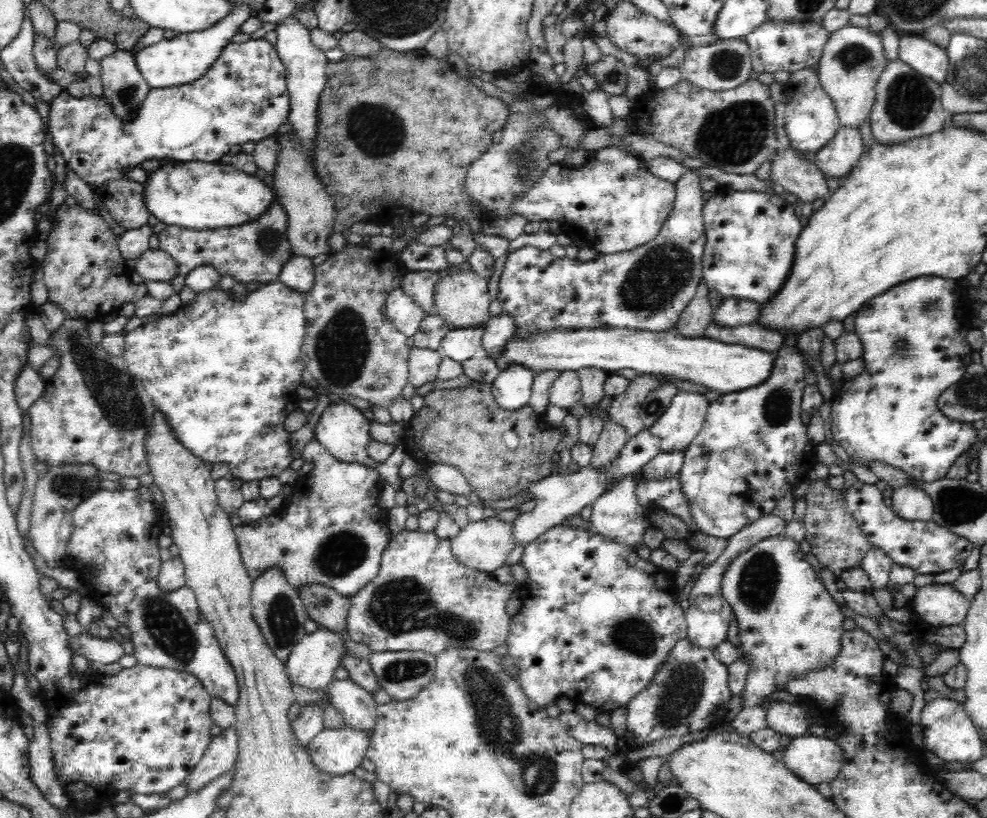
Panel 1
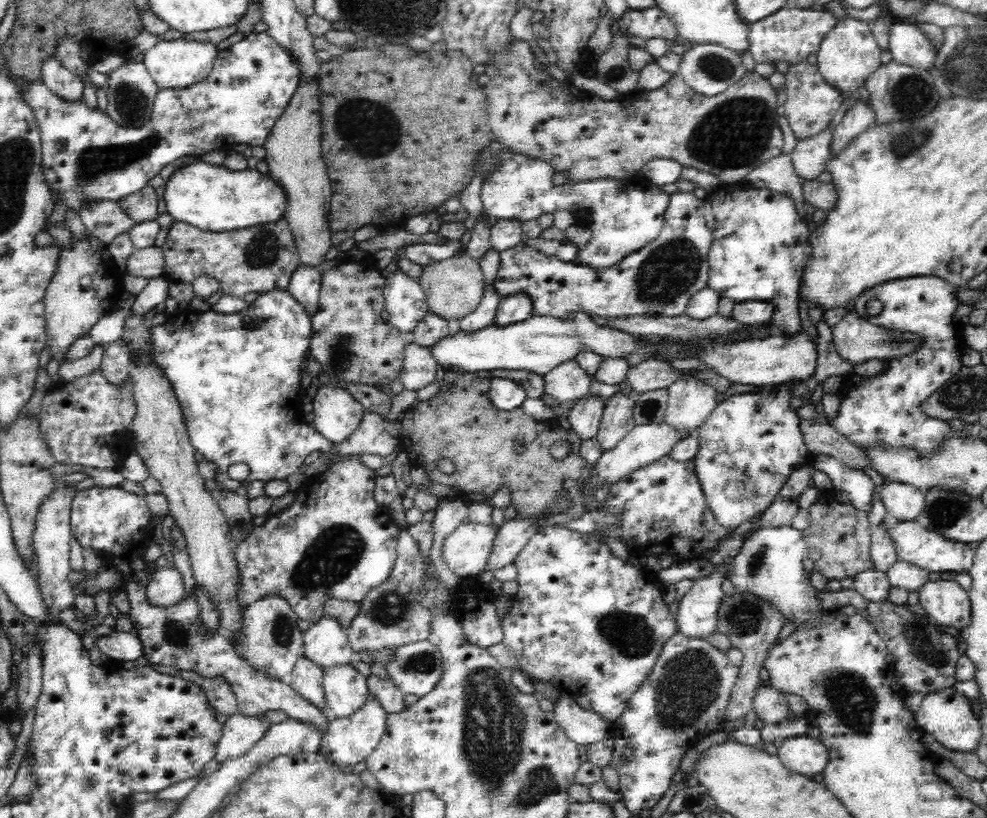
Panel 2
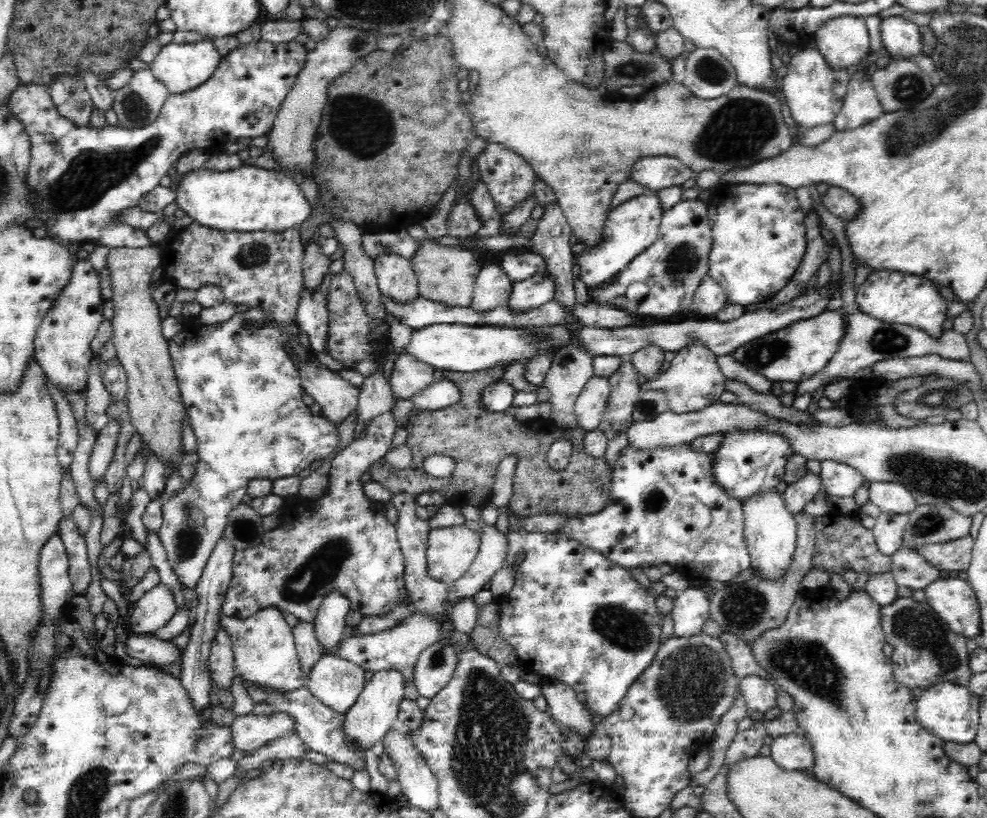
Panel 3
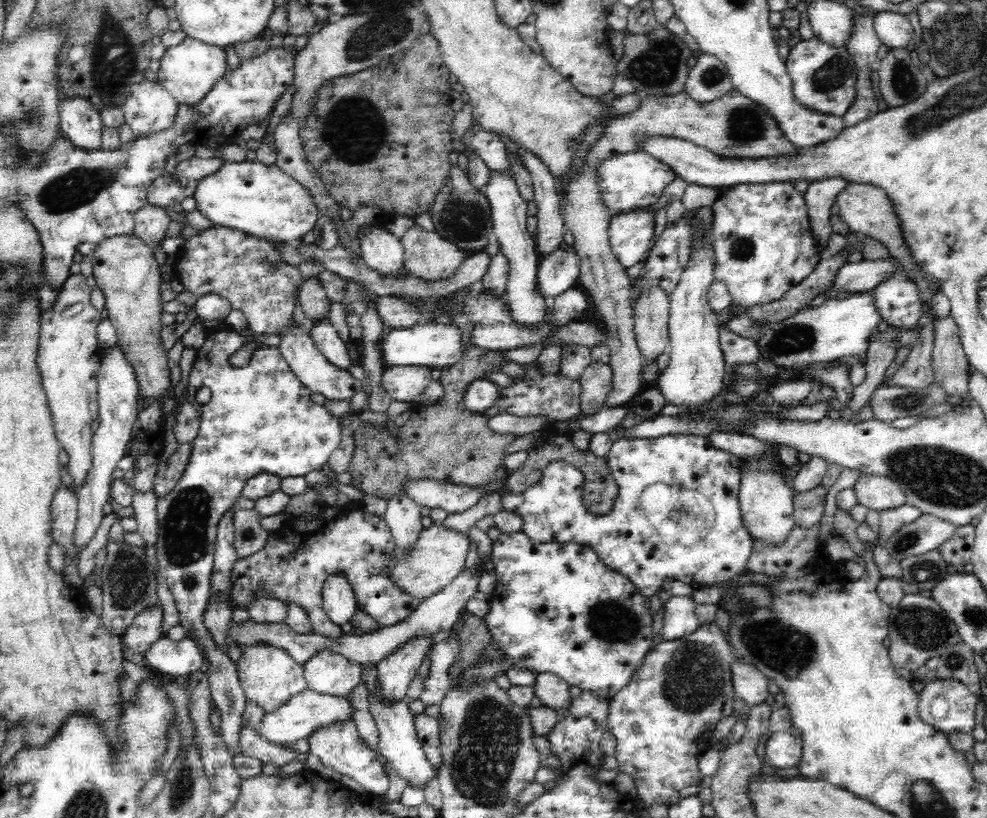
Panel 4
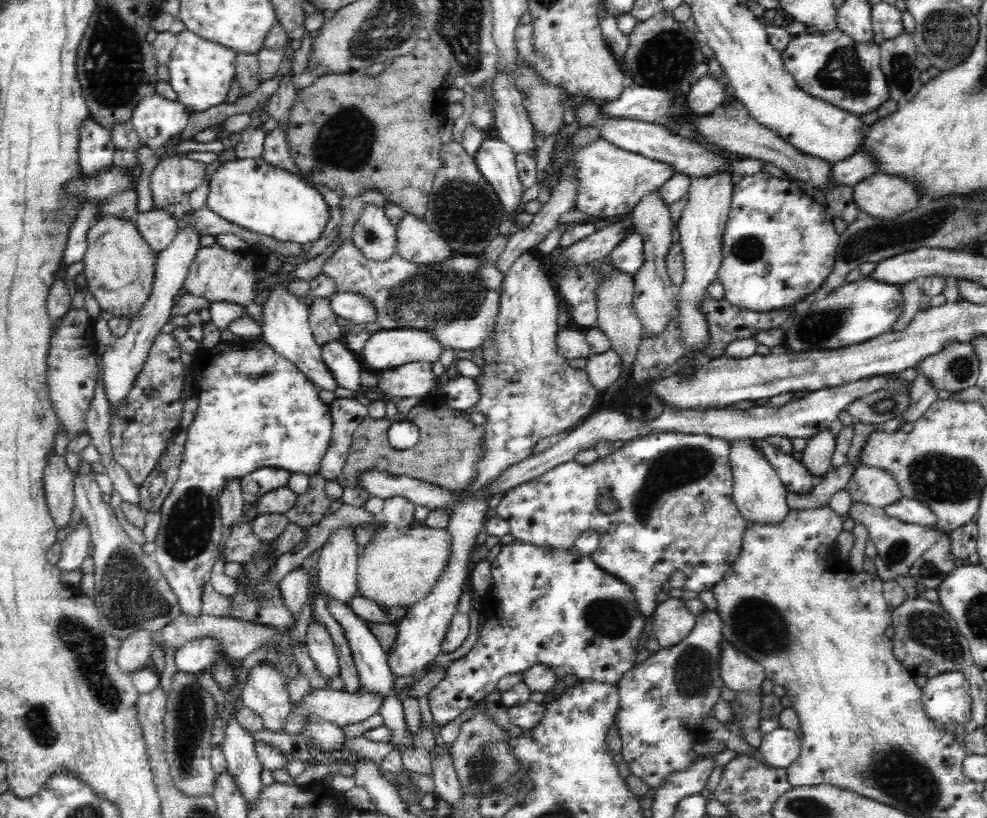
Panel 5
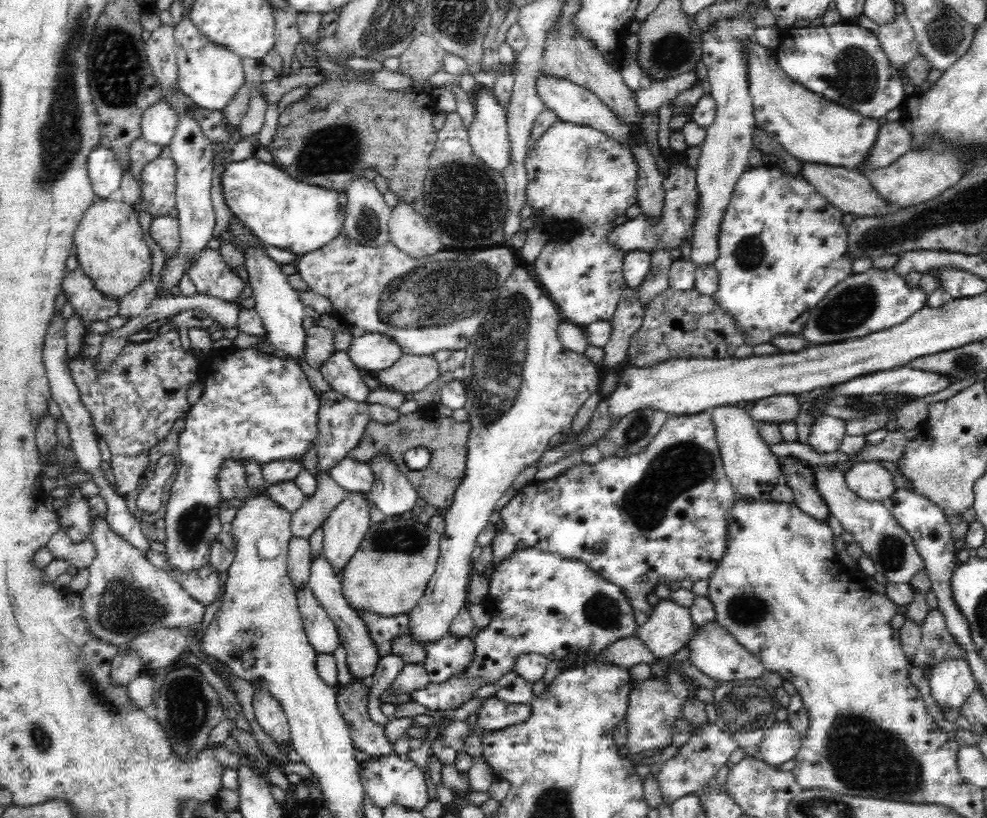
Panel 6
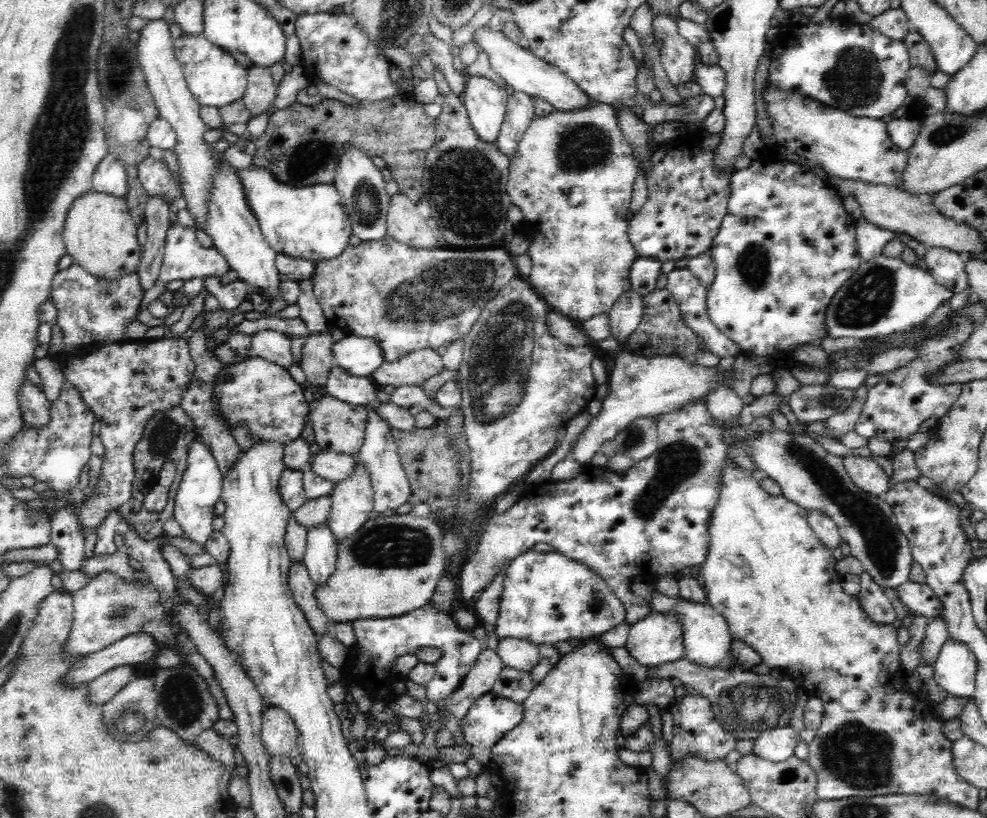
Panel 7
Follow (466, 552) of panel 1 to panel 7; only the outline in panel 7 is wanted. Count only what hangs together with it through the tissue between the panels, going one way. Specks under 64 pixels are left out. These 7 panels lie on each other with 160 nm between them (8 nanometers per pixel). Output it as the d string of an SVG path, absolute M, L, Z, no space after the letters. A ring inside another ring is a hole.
M410 513L380 514L374 520L368 520L362 530L338 544L335 571L325 583L315 588L315 600L328 618L340 623L358 618L398 617L428 604L445 568L447 556L441 545L442 527L430 518L418 517Z

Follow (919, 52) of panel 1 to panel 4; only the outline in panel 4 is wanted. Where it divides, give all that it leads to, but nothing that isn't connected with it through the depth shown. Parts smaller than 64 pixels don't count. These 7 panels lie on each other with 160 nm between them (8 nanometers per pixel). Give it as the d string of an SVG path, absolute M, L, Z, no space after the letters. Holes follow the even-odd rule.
M881 11L873 18L875 31L881 44L888 49L906 49L913 42L914 29L907 15Z

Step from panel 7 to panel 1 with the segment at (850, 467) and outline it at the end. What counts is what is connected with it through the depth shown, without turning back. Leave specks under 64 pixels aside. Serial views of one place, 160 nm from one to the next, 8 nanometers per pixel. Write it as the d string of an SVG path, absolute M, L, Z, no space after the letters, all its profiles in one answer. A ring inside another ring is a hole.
M898 487L893 490L892 508L899 518L906 521L932 521L934 503L931 496L922 488Z

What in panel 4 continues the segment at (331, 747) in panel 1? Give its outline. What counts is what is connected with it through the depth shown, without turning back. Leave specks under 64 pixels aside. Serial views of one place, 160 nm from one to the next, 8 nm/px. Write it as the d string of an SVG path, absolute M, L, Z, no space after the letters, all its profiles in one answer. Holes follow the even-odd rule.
M418 635L408 640L397 651L391 652L377 666L377 682L380 694L390 703L407 701L407 690L416 673L419 672L422 658L428 654L431 635Z

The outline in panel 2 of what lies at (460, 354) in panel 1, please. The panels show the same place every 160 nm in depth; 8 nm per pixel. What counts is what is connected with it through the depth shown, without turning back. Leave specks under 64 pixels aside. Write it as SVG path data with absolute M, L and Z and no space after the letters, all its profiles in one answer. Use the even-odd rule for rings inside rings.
M485 285L485 291L479 307L468 316L455 322L455 331L479 331L494 325L498 302L501 298L494 292L494 285Z

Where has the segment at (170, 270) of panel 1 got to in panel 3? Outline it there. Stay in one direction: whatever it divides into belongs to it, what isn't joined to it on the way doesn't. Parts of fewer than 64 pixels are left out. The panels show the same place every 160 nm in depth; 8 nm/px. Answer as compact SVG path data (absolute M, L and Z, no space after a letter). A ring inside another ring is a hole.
M160 245L142 248L114 247L108 254L108 266L112 270L114 289L114 317L112 339L116 356L127 374L127 405L129 418L135 432L140 435L141 449L148 447L152 456L165 466L166 472L178 475L183 456L186 408L181 400L179 384L169 355L169 343L160 332L160 316L157 303L150 290L150 276L160 267L163 258Z

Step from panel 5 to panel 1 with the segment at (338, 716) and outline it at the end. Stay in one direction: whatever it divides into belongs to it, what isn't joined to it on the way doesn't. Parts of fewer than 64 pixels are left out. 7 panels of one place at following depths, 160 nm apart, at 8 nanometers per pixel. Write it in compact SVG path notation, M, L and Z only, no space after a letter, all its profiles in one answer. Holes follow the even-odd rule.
M230 727L210 741L198 764L184 780L186 794L203 789L215 778L232 771L238 750L236 740L238 737L234 733L234 727Z

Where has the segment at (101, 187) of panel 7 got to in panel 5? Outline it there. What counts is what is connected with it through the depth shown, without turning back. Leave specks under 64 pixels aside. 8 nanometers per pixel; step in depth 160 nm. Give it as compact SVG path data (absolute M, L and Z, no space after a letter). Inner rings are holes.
M93 118L82 122L78 138L78 164L81 174L97 177L102 170L113 165L115 144L111 141L111 133Z

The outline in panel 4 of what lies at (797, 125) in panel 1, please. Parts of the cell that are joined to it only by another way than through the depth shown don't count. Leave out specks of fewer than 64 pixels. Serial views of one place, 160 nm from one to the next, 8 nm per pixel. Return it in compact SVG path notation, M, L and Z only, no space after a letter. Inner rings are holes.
M815 37L801 40L790 50L785 65L794 98L806 109L840 118L853 104L854 94L857 93L857 67L845 47L829 46Z

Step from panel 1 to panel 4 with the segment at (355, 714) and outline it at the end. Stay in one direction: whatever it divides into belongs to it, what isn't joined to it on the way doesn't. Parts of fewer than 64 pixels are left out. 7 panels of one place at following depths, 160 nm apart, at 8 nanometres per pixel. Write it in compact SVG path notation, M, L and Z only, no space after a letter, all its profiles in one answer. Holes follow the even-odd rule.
M320 651L303 665L303 675L308 689L341 699L360 684L363 669L338 653Z

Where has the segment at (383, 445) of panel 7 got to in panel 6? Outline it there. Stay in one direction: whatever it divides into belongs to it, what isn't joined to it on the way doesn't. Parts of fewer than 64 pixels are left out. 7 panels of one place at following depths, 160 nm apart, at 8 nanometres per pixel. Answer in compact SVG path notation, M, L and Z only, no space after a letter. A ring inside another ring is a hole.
M374 458L369 464L375 476L371 490L374 504L388 517L401 518L415 514L416 489L387 458Z

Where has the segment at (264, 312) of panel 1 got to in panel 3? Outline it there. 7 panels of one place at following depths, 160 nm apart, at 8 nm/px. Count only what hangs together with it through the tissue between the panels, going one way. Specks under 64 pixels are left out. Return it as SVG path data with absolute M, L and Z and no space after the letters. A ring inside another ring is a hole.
M256 306L250 310L244 310L242 312L236 312L228 320L221 323L198 326L189 322L185 326L185 330L180 334L174 334L172 338L166 339L169 343L169 355L172 361L172 366L179 384L179 392L181 393L181 400L186 408L186 421L191 425L192 431L196 437L197 442L197 456L199 457L198 466L195 467L195 475L193 476L193 485L184 488L184 492L170 497L167 502L162 506L164 522L162 522L162 530L159 533L159 539L162 541L168 562L177 574L178 580L181 584L185 584L186 588L194 590L194 586L197 585L198 578L200 578L203 568L214 550L216 543L223 537L223 529L225 528L228 513L238 506L244 498L244 494L247 493L249 482L254 479L277 479L284 477L291 477L297 475L310 466L315 460L324 461L327 457L333 456L340 449L340 442L338 437L338 430L335 426L324 420L320 416L312 416L308 406L304 406L302 401L302 395L304 393L301 386L301 377L296 372L296 366L294 360L290 357L290 354L286 351L286 346L291 342L299 342L300 333L297 319L294 318L292 324L288 328L283 328L282 324L275 324L275 321L266 320L261 328L256 330L249 330L244 327L244 320L250 320L250 322L263 322L264 312L262 308Z

